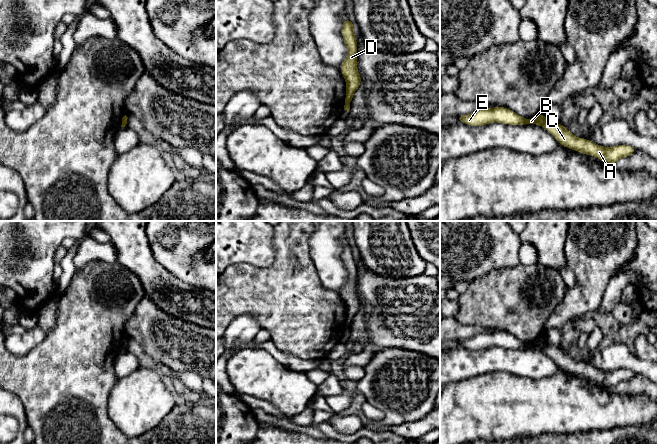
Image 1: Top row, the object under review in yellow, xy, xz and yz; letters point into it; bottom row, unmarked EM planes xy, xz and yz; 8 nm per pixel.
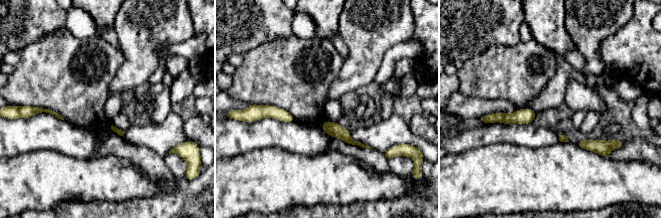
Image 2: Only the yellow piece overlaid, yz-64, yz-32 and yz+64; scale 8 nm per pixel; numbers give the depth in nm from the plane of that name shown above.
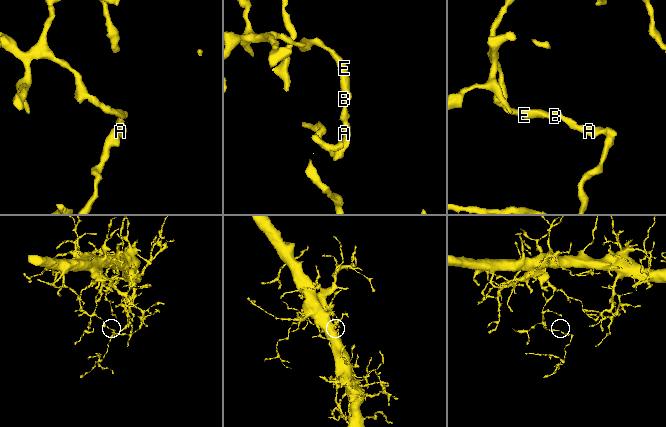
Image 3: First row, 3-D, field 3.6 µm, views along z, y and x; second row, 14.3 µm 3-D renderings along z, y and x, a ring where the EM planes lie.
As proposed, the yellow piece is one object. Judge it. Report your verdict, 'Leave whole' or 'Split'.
Split

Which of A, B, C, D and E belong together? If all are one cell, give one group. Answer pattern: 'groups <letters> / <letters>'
groups A C / B D E

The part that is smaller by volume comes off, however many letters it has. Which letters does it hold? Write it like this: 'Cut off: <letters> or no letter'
Cut off: A, C

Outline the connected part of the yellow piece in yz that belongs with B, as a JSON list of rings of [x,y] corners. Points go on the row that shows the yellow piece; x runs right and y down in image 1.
[[[498,106],[495,108],[479,109],[469,115],[457,116],[457,119],[459,122],[470,126],[481,126],[492,122],[509,125],[537,124],[543,126],[546,117],[544,114],[540,114],[537,117],[526,119],[507,108]]]

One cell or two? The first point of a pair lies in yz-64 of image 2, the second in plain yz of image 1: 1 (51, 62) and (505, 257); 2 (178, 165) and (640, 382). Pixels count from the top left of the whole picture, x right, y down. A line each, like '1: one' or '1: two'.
1: two
2: one

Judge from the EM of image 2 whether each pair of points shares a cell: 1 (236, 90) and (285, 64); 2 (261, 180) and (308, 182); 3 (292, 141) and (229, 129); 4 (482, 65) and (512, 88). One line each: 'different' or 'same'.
1: same
2: same
3: same
4: same

